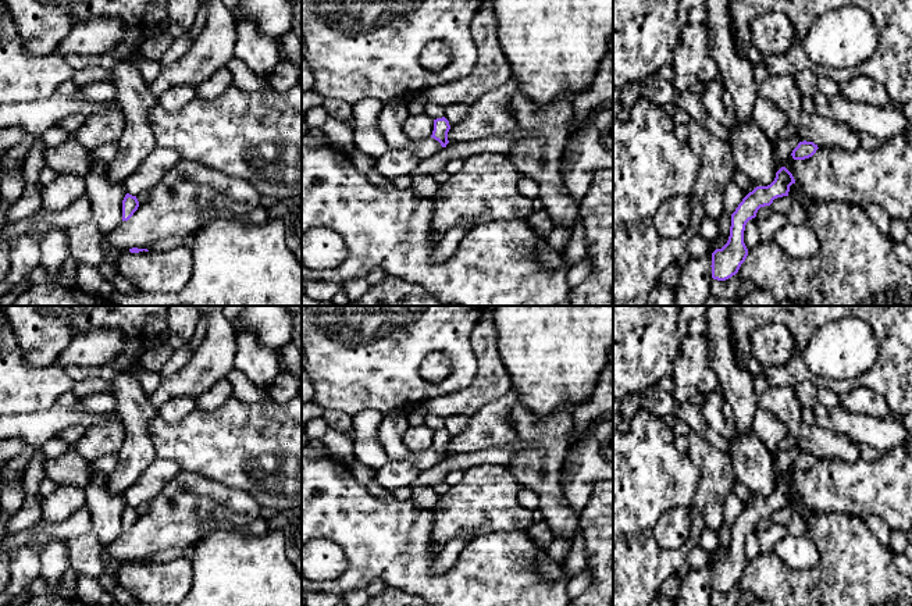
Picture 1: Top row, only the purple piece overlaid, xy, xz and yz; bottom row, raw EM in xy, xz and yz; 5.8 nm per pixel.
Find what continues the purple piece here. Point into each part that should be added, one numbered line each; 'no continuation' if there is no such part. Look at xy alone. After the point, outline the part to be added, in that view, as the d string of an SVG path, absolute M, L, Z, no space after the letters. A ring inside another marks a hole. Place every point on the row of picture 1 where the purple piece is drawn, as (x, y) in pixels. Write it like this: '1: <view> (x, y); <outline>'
no continuation

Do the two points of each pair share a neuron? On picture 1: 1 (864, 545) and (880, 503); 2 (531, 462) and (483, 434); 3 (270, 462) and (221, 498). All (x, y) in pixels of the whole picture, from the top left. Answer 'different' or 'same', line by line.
1: different
2: same
3: different

